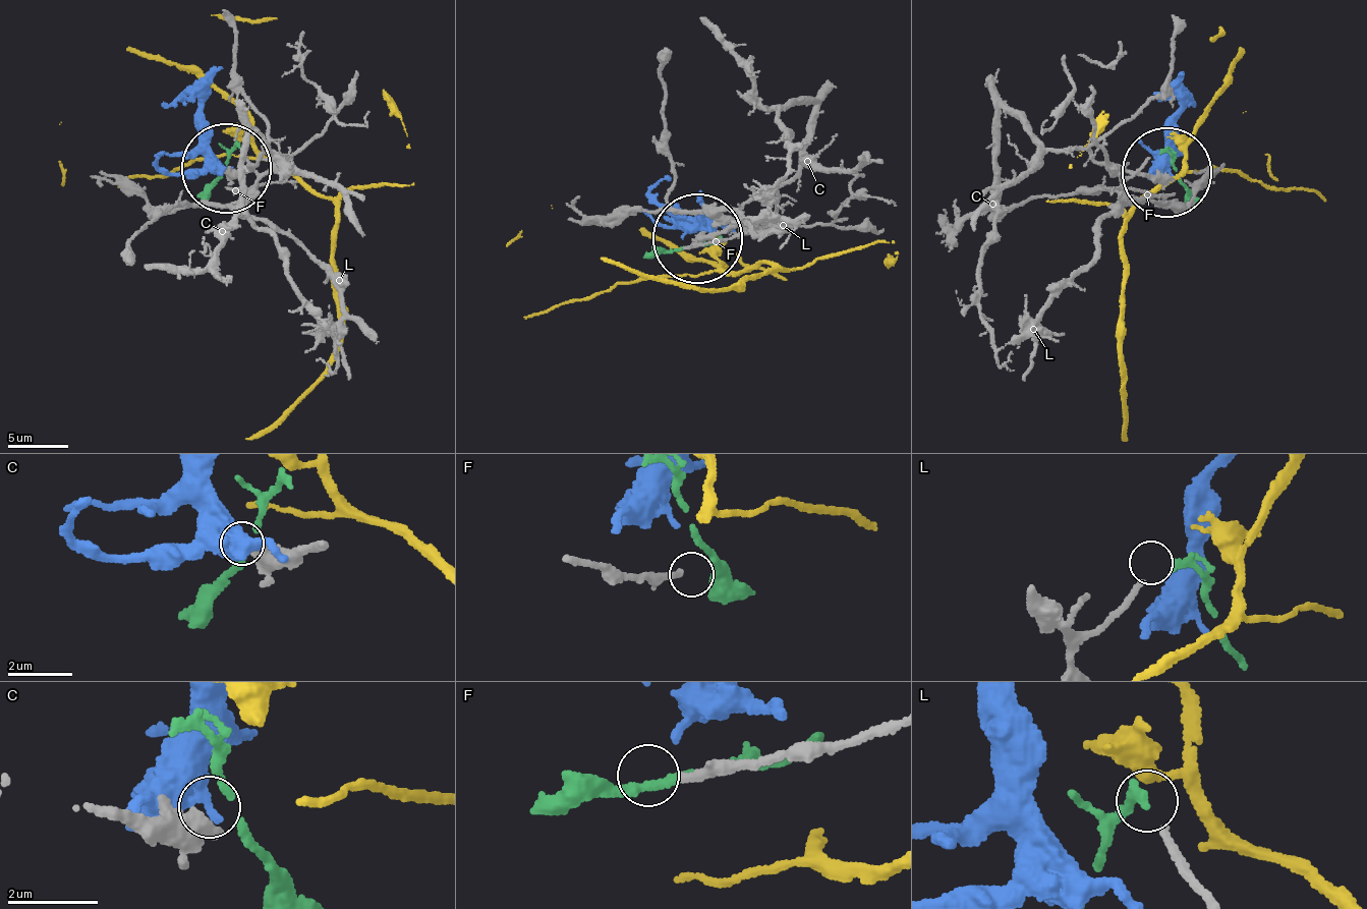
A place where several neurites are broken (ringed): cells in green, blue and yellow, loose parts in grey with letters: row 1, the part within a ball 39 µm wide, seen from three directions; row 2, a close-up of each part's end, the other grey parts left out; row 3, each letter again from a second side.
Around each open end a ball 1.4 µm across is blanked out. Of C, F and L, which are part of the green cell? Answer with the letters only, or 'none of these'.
none of these

